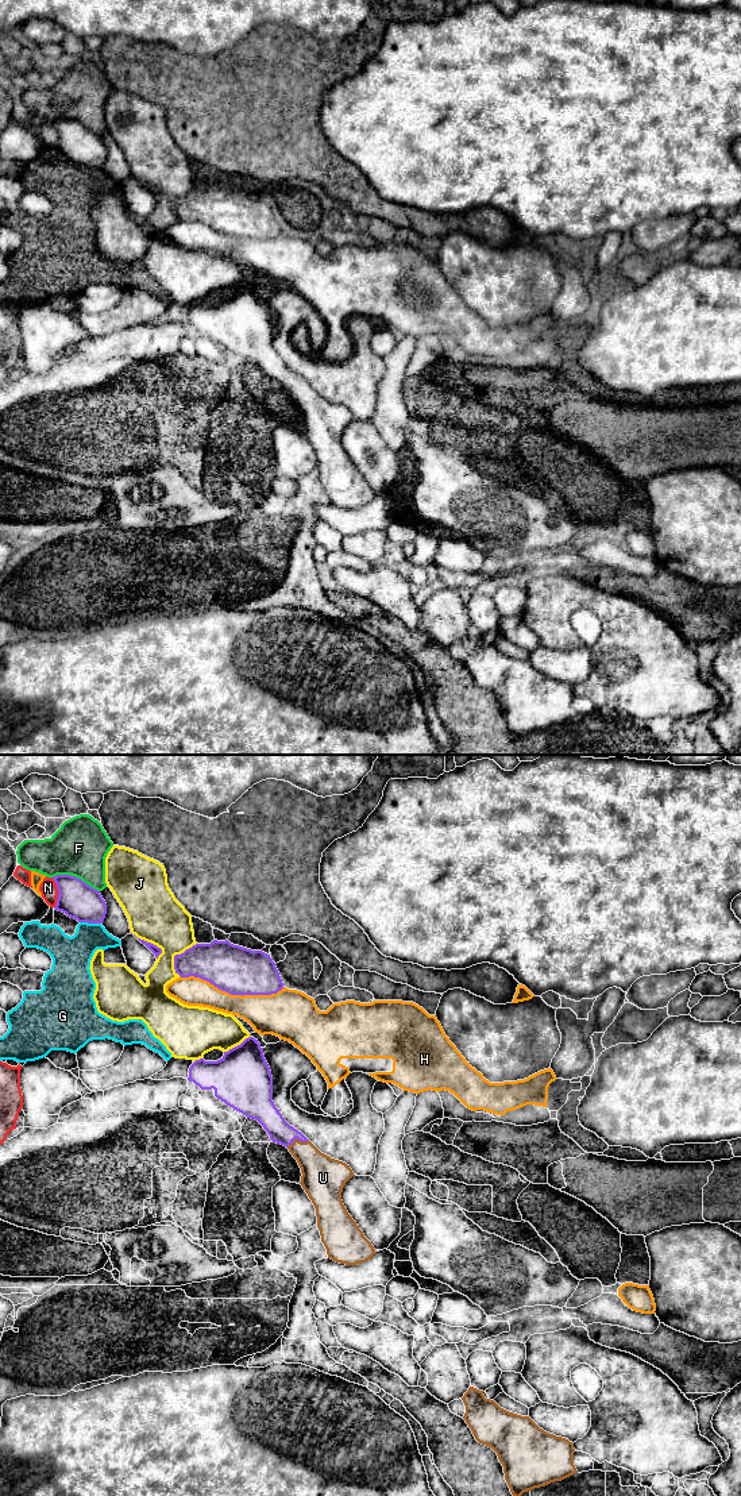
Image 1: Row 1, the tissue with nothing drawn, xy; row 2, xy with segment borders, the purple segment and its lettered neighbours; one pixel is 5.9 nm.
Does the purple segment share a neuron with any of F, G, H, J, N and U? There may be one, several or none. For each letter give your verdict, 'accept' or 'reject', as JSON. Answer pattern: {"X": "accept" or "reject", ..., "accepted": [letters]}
{"F": "reject", "G": "reject", "H": "reject", "J": "reject", "N": "reject", "U": "accept", "accepted": ["U"]}

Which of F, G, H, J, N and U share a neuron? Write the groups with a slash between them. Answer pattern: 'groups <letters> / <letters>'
groups F / G / H / J / N / U

